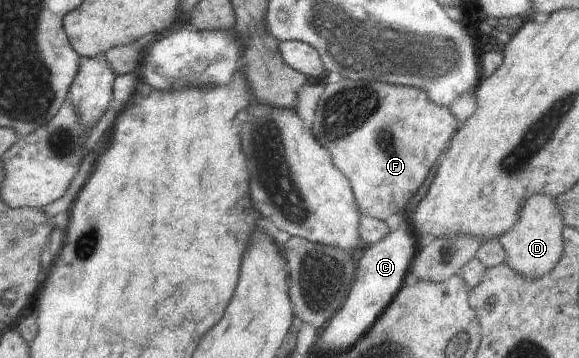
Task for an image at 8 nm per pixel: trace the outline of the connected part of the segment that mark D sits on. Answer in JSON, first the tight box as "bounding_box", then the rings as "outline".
{"bounding_box":[498,194,563,278],"outline":[[[532,194],[522,206],[518,221],[498,237],[506,252],[505,261],[516,273],[527,278],[537,278],[548,273],[560,259],[563,246],[563,215],[550,194]]]}

